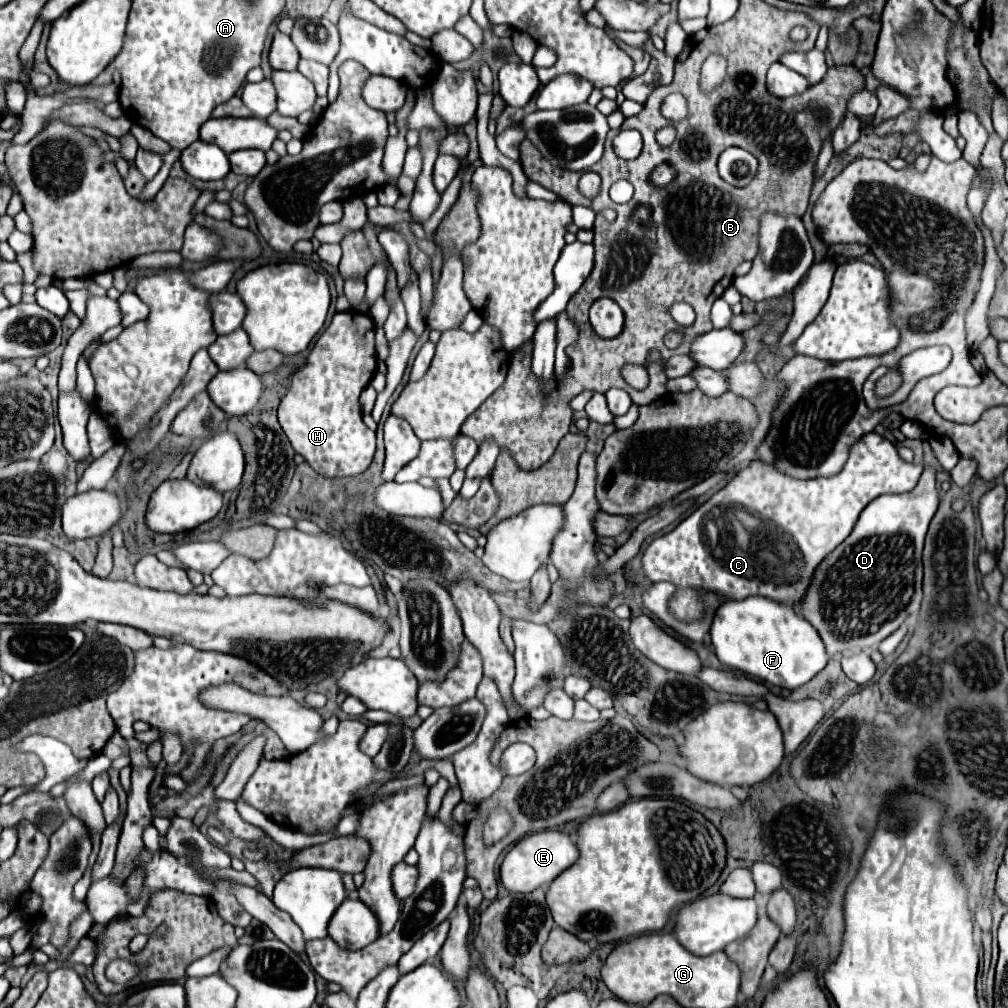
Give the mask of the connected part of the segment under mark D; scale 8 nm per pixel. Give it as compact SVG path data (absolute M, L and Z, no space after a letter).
M927 466L917 488L911 490L911 492L905 492L905 494L883 494L879 496L877 500L873 500L859 516L857 520L857 528L855 532L849 534L849 540L845 540L845 544L839 544L831 556L827 556L825 562L821 562L821 568L817 568L817 576L813 576L813 588L809 588L809 596L805 600L805 612L809 612L809 622L817 628L819 636L823 638L825 642L825 648L829 654L835 654L835 652L849 652L853 650L853 646L857 648L875 648L881 640L885 640L889 634L893 634L909 614L913 612L919 612L921 608L921 580L923 580L923 562L921 562L921 552L923 552L923 540L925 540L925 534L927 534L927 528L929 528L929 522L931 518L935 516L937 512L937 506L939 506L939 492L935 488L935 474L937 474L937 468L935 466Z

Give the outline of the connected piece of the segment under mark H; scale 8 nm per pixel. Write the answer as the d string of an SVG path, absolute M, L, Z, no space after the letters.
M353 310L337 312L331 320L331 326L315 342L303 368L295 370L295 374L291 376L289 390L281 398L279 424L281 424L283 432L287 434L295 452L301 454L309 462L309 466L313 470L317 470L321 476L327 476L327 478L357 476L357 474L365 472L373 460L375 432L363 424L361 410L359 410L359 394L369 384L369 380L373 378L373 374L377 370L373 330L375 330L375 322L369 314L353 312Z

